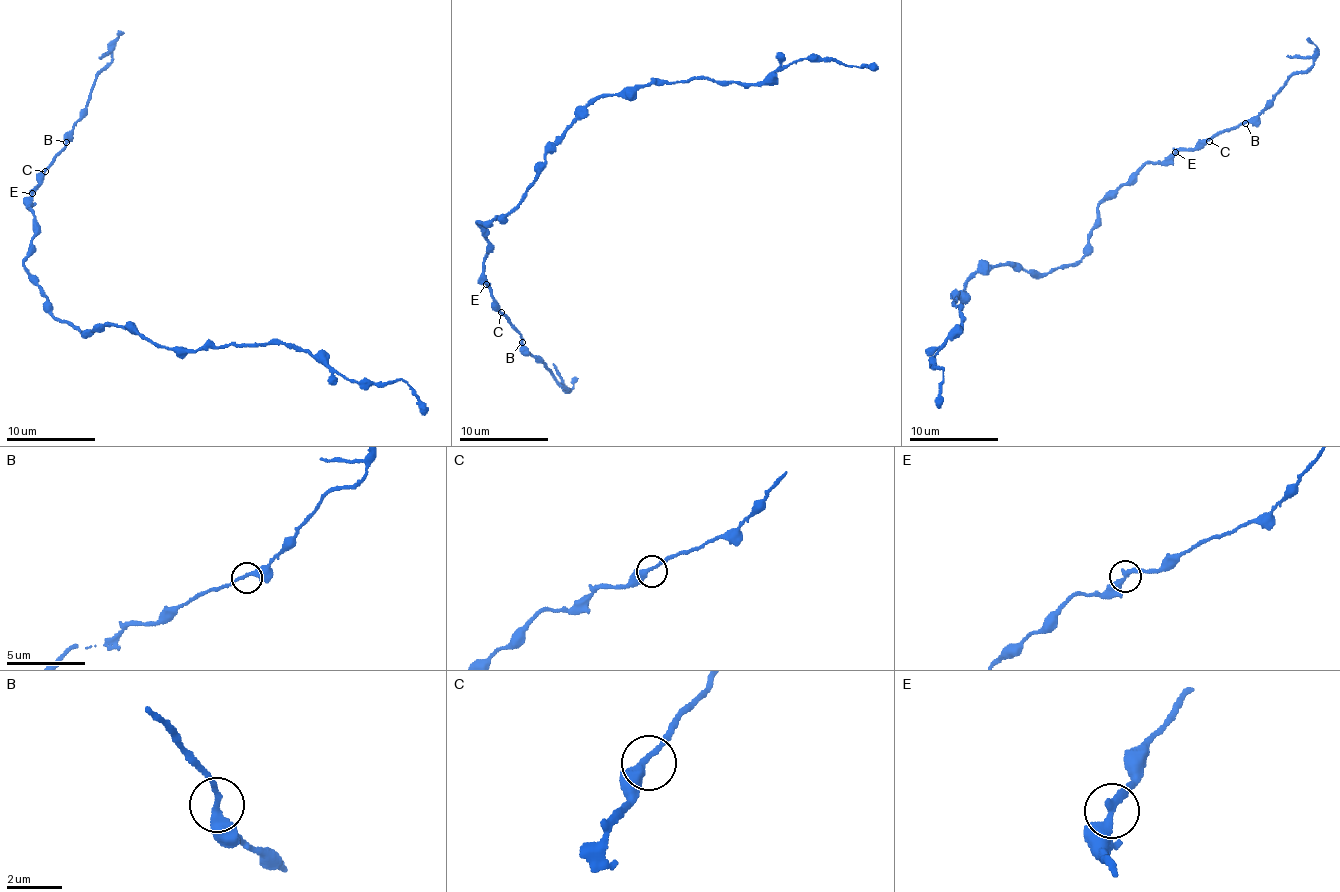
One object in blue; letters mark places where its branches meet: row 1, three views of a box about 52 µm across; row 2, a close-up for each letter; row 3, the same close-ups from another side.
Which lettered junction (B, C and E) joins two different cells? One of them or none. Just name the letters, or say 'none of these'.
none of these

